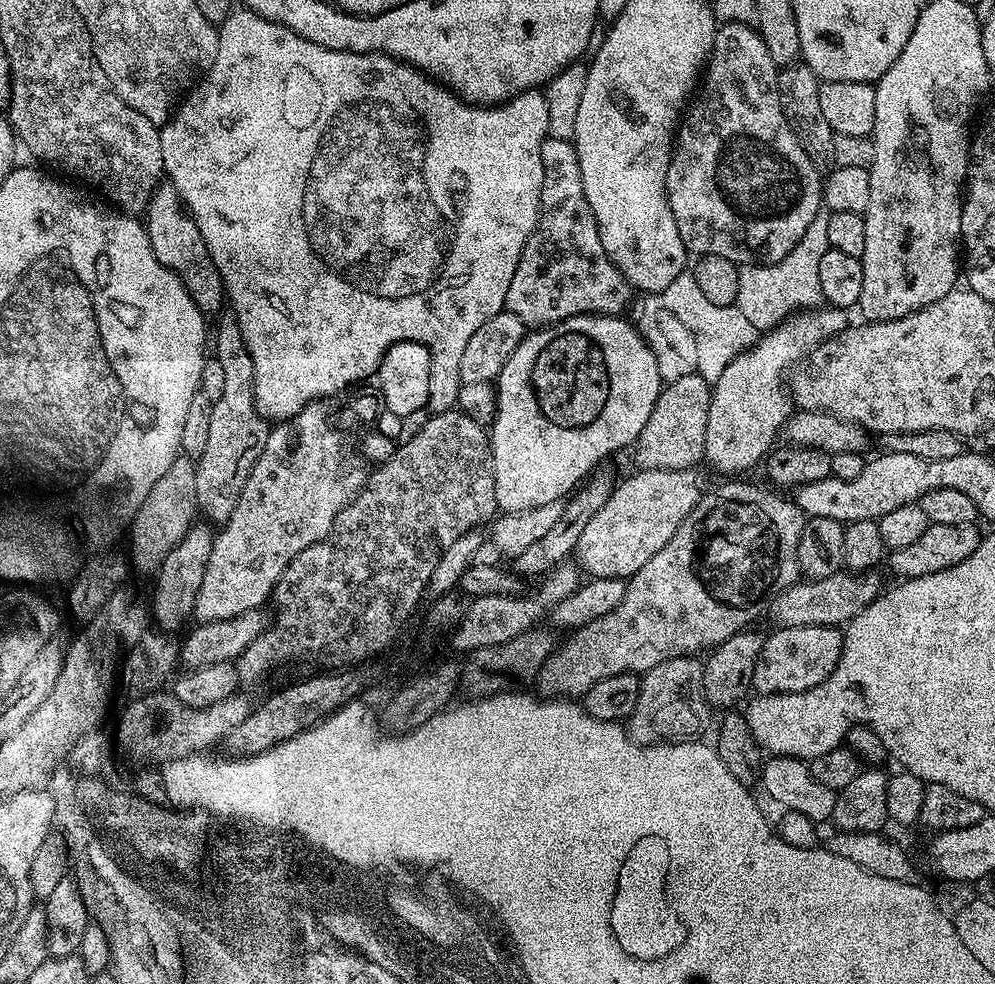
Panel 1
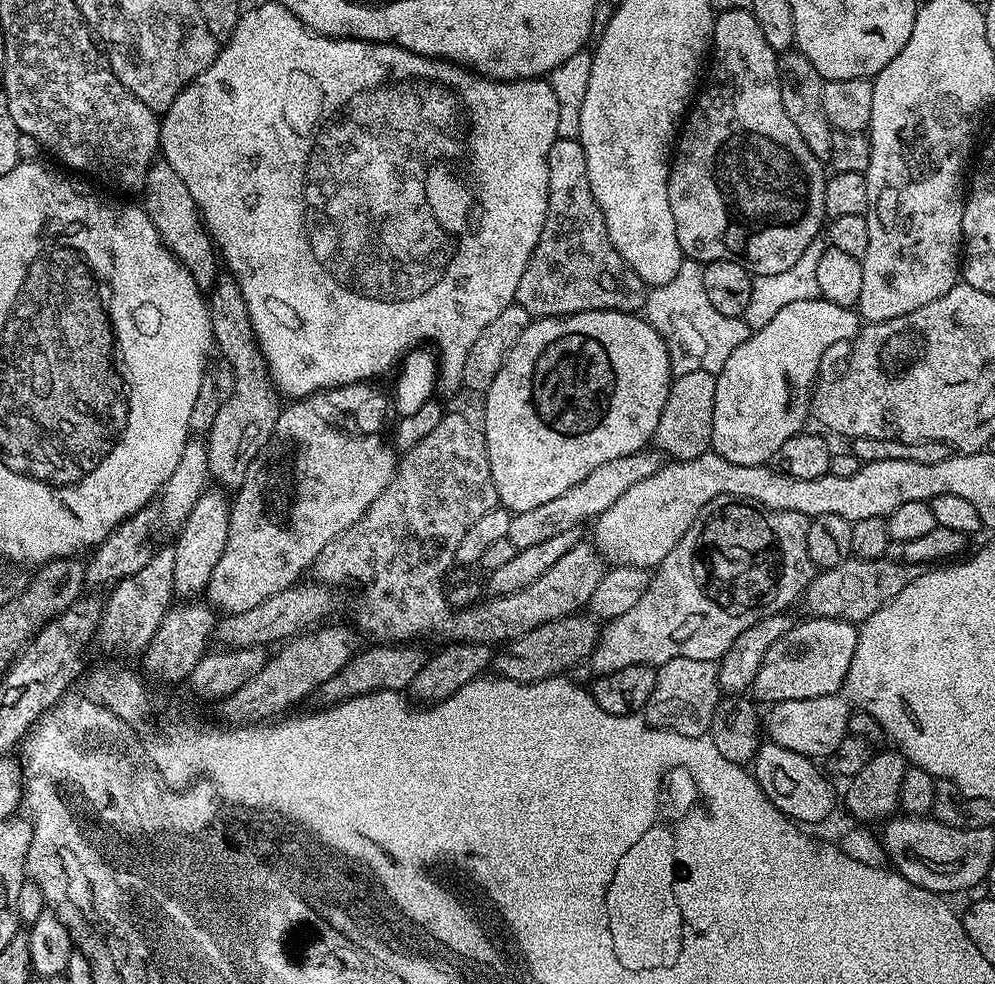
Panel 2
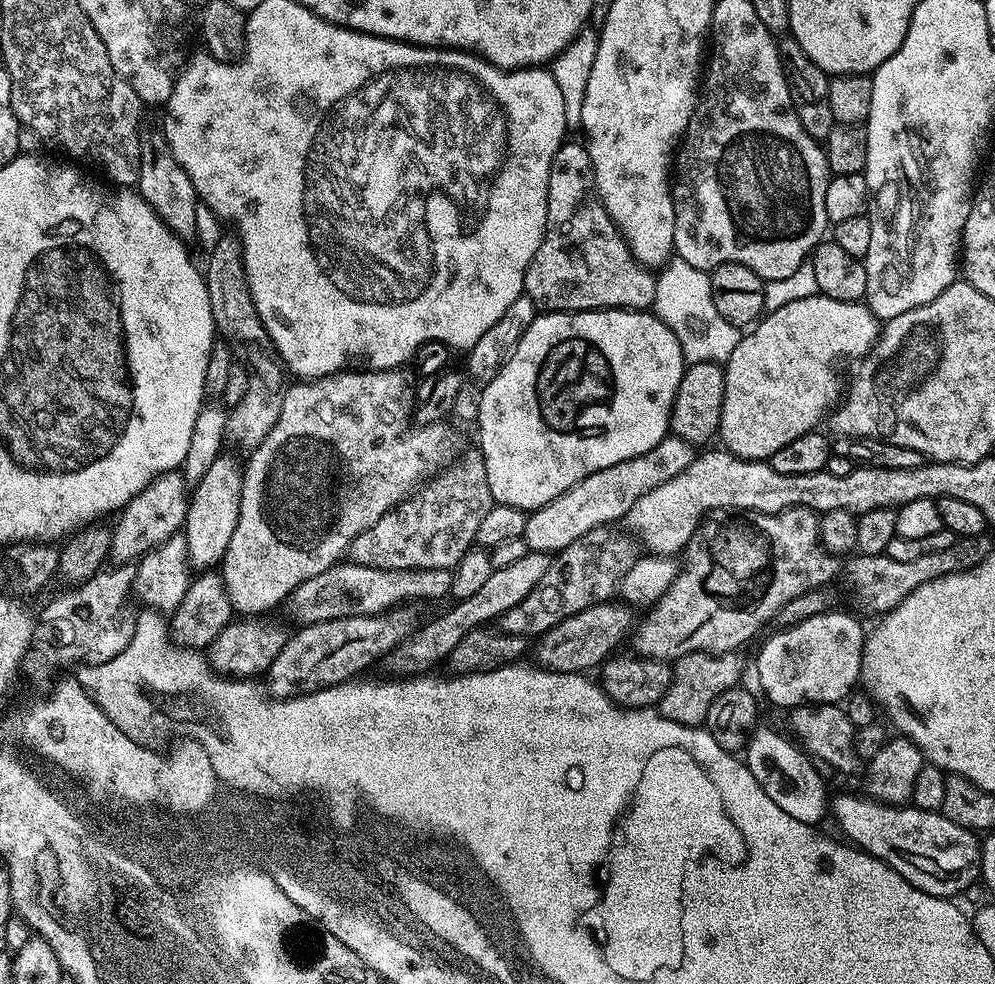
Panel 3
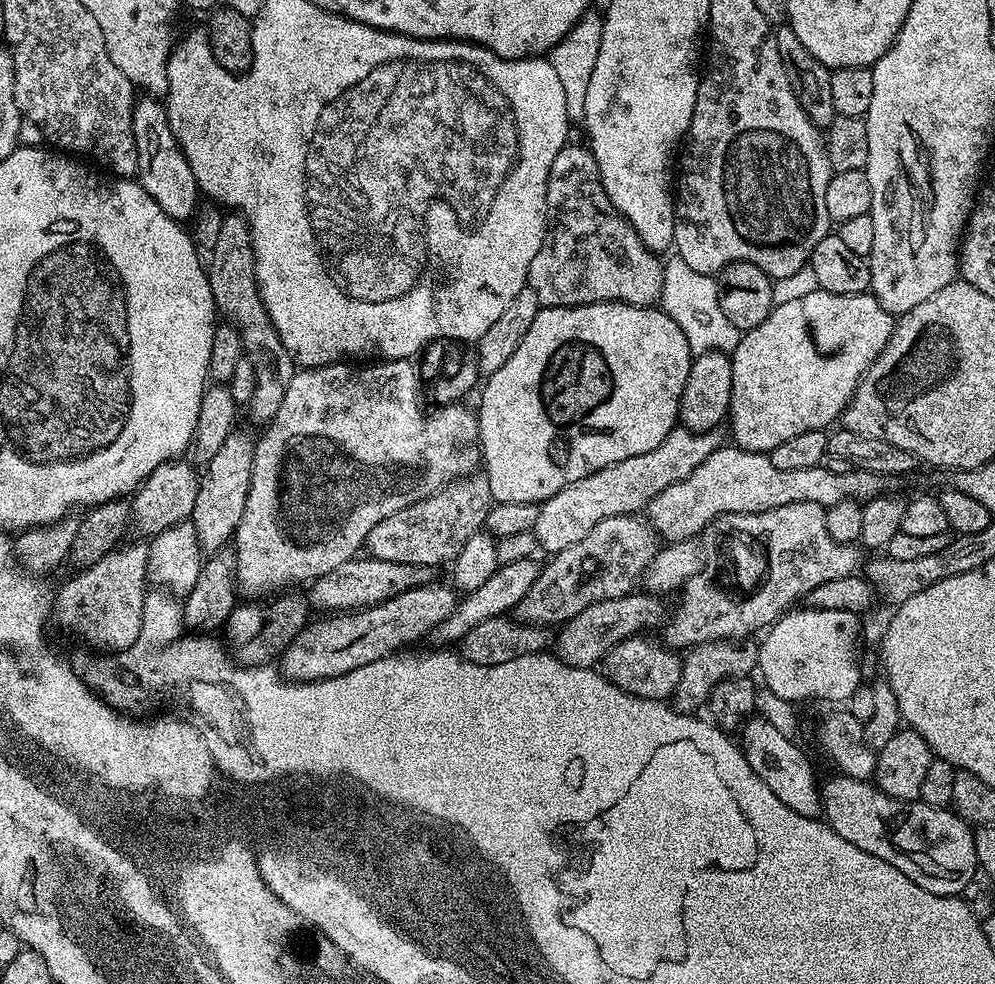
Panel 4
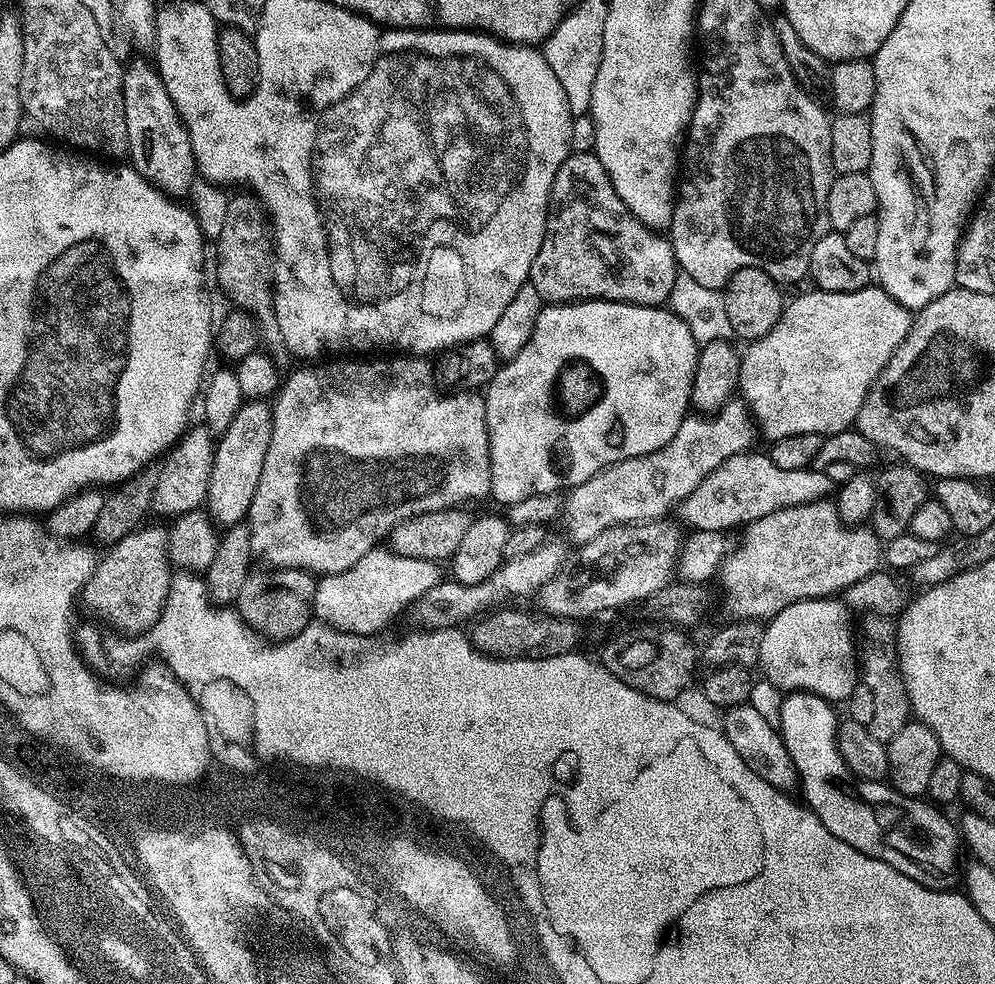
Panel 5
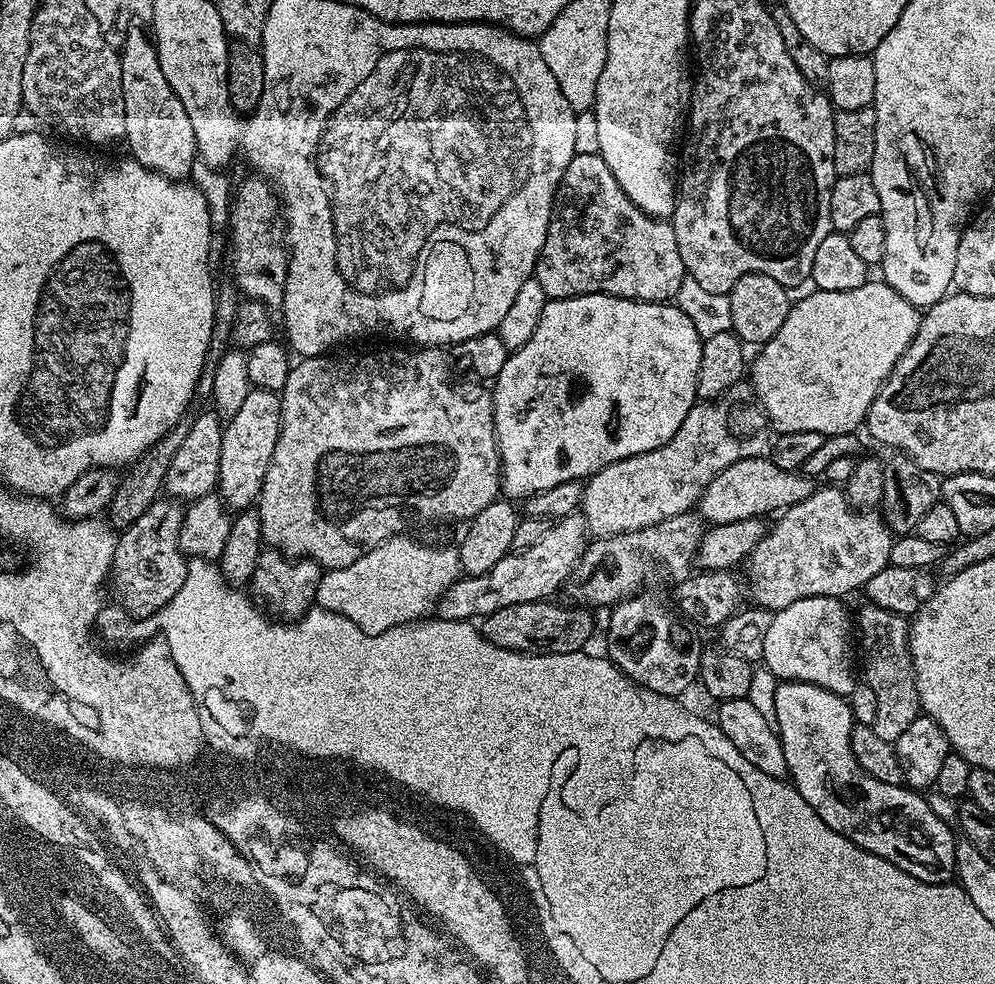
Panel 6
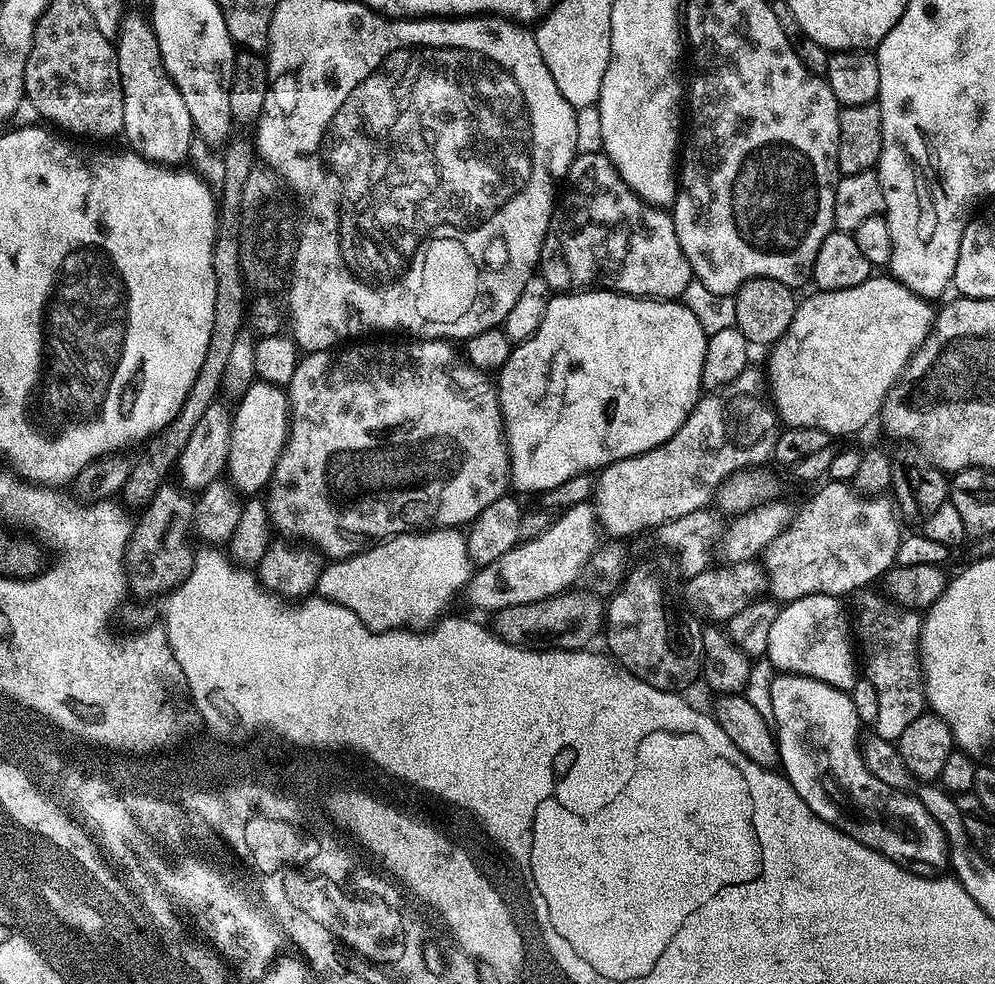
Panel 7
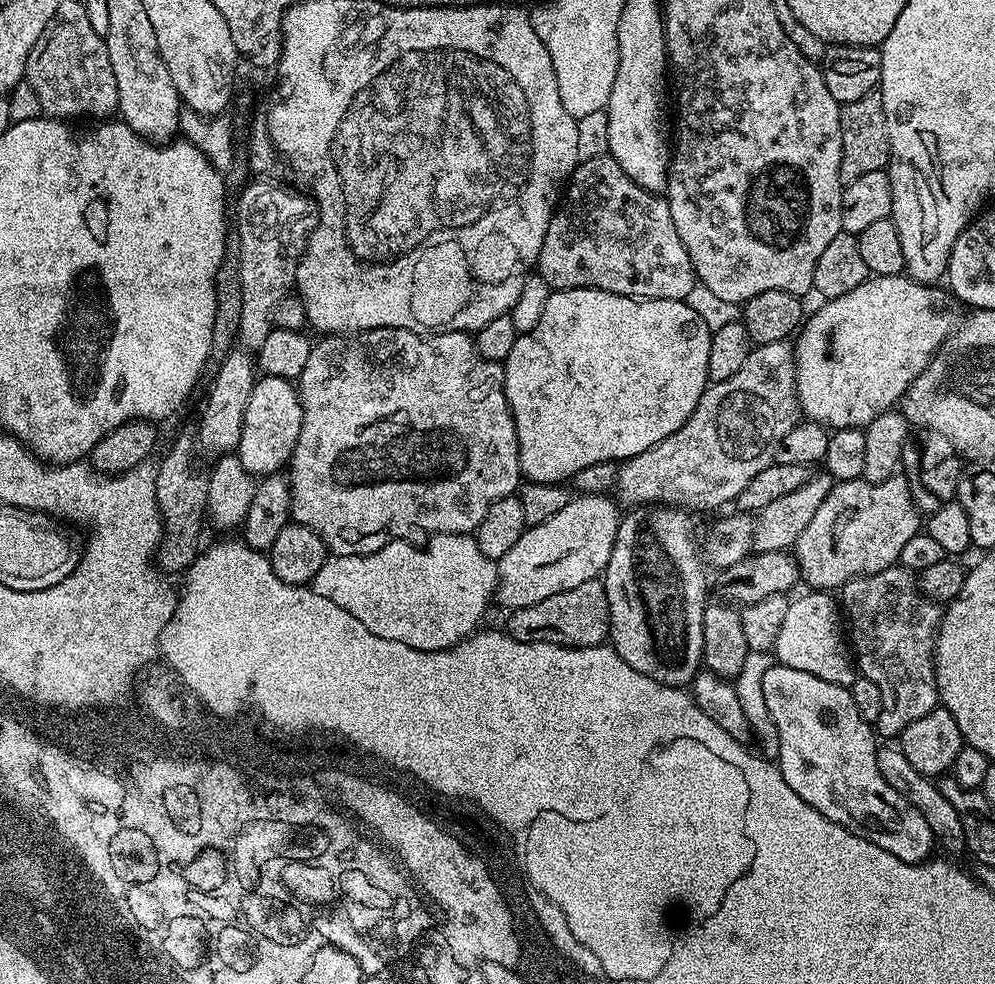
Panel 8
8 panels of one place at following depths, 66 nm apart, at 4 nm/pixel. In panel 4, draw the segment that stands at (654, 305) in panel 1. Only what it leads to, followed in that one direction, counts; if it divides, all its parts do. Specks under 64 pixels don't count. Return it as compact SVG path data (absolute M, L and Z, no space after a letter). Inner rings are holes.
M673 255L671 259L672 261L667 261L664 264L664 281L662 282L662 294L658 301L659 307L667 316L674 318L674 322L678 322L682 334L686 334L686 342L693 354L702 352L727 352L731 354L738 346L742 332L741 329L734 326L734 322L730 322L730 318L726 318L726 314L722 314L720 285L717 277L715 275L707 276L698 270L690 270L690 266L686 266L686 262L681 256Z

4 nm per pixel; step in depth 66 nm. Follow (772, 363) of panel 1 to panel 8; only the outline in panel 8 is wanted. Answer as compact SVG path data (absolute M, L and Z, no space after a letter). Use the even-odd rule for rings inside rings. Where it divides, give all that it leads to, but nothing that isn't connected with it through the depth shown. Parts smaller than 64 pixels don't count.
M904 274L898 276L872 276L864 280L862 286L854 286L854 290L850 290L850 294L842 294L833 300L824 300L821 305L821 308L813 316L811 313L803 321L798 332L800 338L794 346L796 353L796 401L800 404L801 413L807 419L814 421L816 424L822 424L829 430L841 428L865 429L871 420L878 418L878 414L895 409L903 400L906 390L914 382L914 378L918 378L918 374L922 374L922 370L926 370L926 366L932 361L934 354L943 346L945 338L952 333L952 329L958 323L958 315L956 316L958 304L947 287L919 284L918 281Z

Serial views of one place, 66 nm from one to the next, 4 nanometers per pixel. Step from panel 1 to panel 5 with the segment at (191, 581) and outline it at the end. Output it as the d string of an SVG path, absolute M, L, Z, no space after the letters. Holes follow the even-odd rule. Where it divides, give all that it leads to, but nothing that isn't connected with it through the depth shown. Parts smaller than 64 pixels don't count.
M250 400L240 405L234 422L215 441L214 462L210 470L206 513L216 526L239 524L247 517L254 490L258 490L258 477L265 461L266 446L272 433L272 409L263 400Z

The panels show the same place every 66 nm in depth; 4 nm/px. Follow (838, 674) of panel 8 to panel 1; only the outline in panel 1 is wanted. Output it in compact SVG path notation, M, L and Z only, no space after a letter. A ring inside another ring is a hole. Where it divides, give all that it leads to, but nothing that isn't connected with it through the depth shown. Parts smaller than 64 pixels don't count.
M798 626L797 628L776 628L773 636L769 635L762 646L762 654L758 654L758 662L754 666L752 688L757 693L773 696L779 692L801 692L818 686L838 666L838 658L844 649L844 634L839 627L823 628L822 626Z

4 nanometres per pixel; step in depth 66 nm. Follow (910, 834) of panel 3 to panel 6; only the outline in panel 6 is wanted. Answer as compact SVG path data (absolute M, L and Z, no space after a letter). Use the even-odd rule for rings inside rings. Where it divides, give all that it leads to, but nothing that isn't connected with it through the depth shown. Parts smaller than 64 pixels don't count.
M780 682L776 685L774 710L774 727L786 754L791 783L798 790L798 794L806 798L806 802L816 811L818 818L822 818L822 822L830 826L830 830L838 830L862 850L894 862L898 870L906 870L906 874L922 882L946 884L953 879L958 840L957 837L952 837L952 832L948 829L951 828L949 821L938 818L938 814L930 810L923 795L900 784L878 782L878 778L866 774L862 766L858 766L852 753L852 705L845 697L813 684Z

